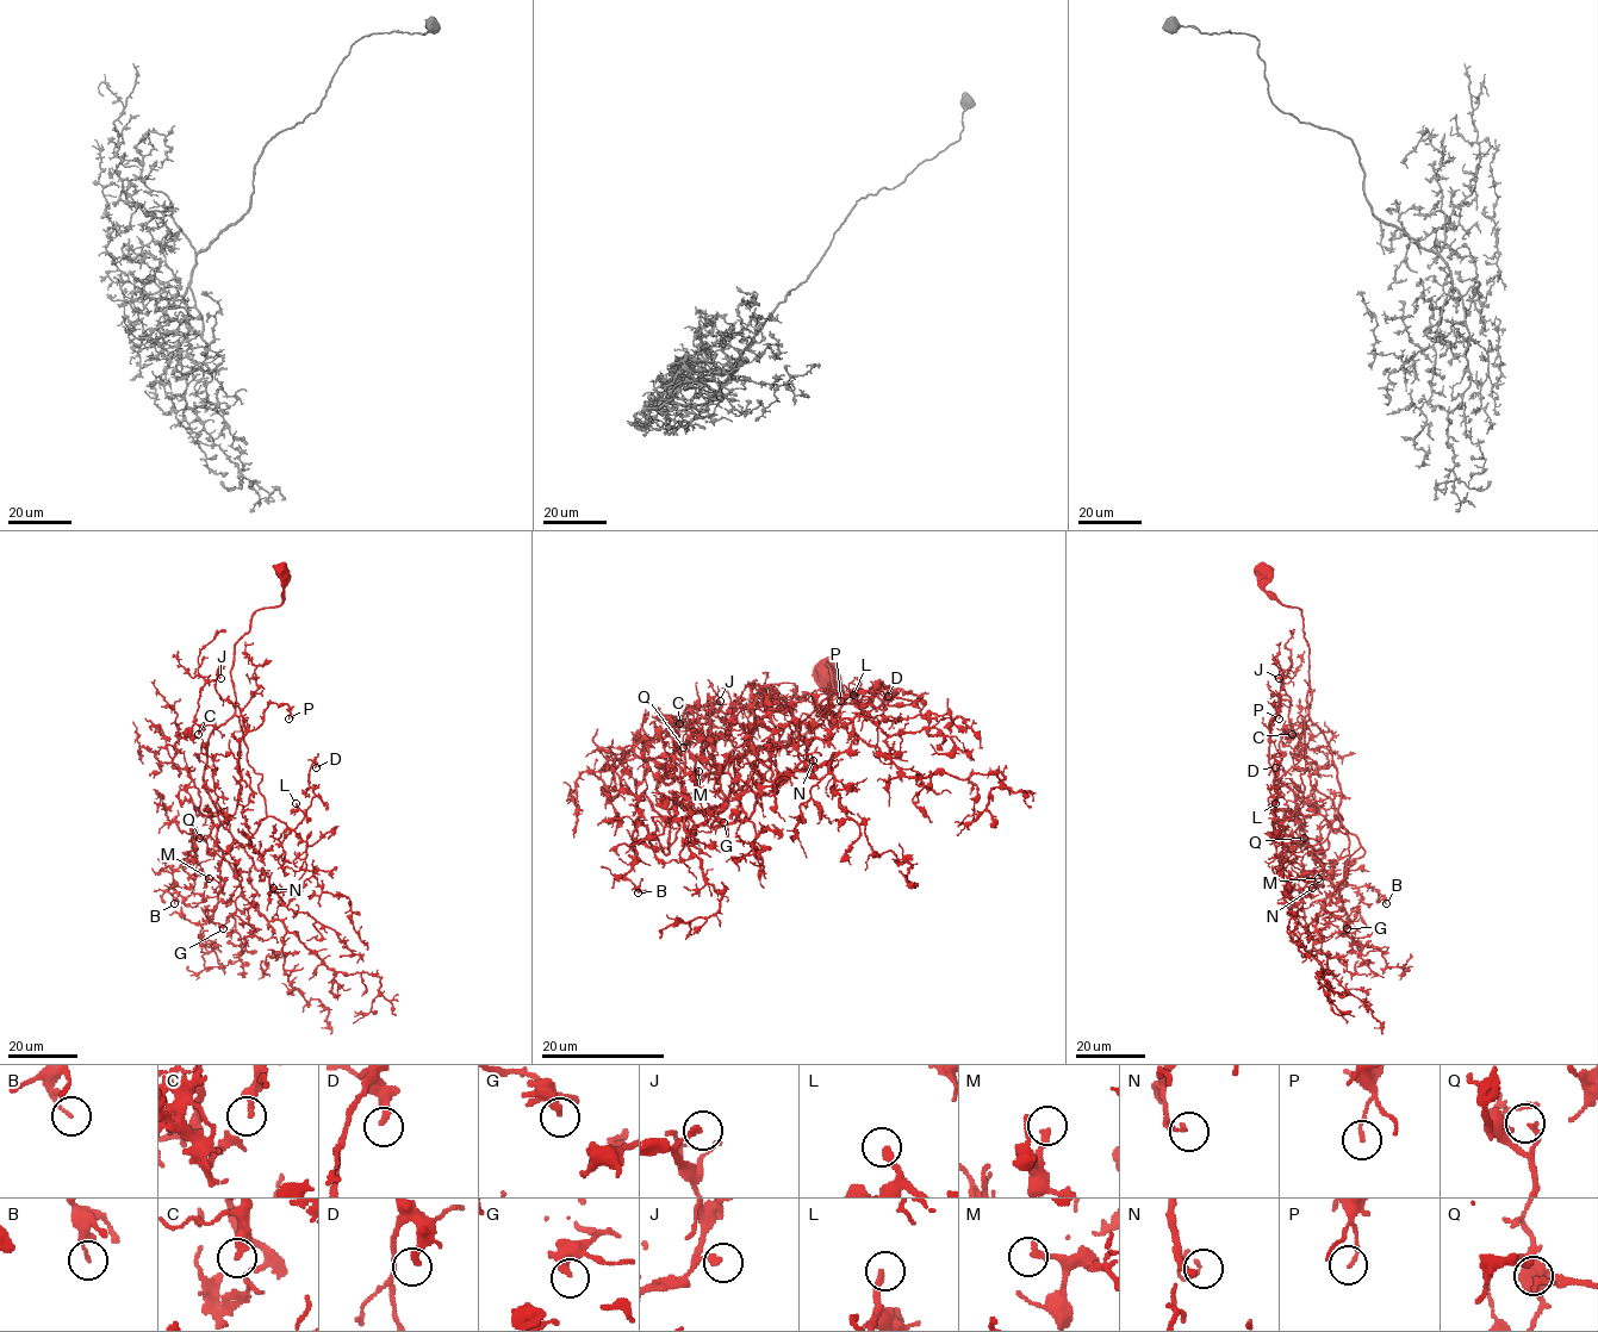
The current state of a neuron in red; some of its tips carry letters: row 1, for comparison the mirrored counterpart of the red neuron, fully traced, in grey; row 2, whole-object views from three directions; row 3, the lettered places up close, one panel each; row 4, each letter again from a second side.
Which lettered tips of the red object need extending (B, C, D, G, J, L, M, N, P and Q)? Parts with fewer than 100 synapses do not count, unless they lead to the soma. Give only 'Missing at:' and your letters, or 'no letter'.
Missing at: L

